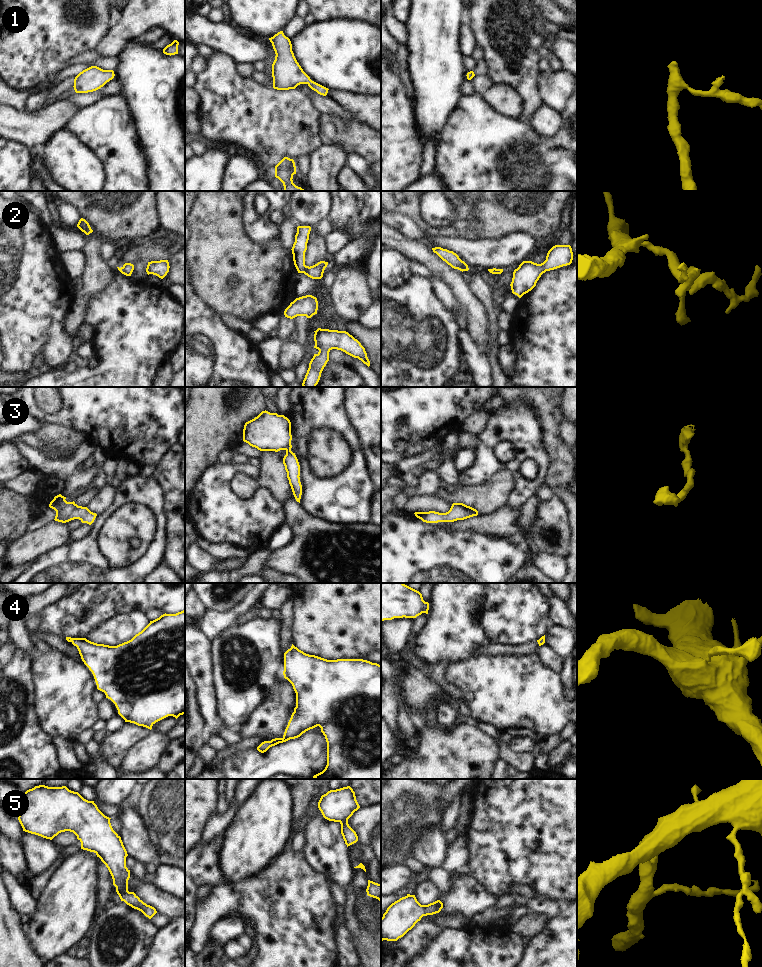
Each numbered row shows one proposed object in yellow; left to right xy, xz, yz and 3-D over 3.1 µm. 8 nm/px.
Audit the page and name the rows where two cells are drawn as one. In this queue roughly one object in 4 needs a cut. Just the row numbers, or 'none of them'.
none of them

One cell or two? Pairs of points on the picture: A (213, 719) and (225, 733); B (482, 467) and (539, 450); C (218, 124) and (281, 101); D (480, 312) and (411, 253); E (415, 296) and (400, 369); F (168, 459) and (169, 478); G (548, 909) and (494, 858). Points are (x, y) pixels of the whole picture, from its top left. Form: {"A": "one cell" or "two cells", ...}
{"A": "two cells", "B": "one cell", "C": "one cell", "D": "one cell", "E": "one cell", "F": "one cell", "G": "two cells"}

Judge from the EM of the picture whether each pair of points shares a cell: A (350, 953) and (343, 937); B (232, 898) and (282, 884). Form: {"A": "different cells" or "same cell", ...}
{"A": "same cell", "B": "same cell"}

